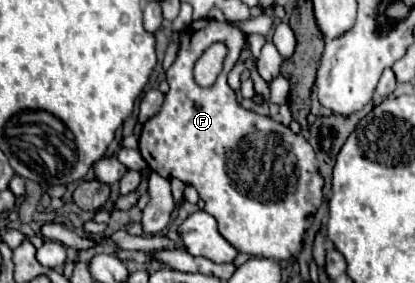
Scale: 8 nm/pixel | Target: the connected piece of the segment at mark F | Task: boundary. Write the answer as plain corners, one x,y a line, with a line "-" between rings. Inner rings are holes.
201,18
185,26
179,34
177,60
167,70
169,92
159,114
155,114
151,120
143,124
139,148
153,172
167,180
177,178
186,185
195,187
200,199
205,202
204,210
219,222
221,236
239,252
273,260
289,260
301,252
303,236
313,224
313,216
323,202
325,180
315,164
315,152
303,134
293,134
289,126
275,122
269,116
257,114
253,110
245,110
237,102
233,88
227,84
227,74
235,66
243,44
245,32
235,30
227,22
-
217,40
225,40
229,48
225,68
219,74
215,86
199,88
191,78
191,66
201,56
201,52

